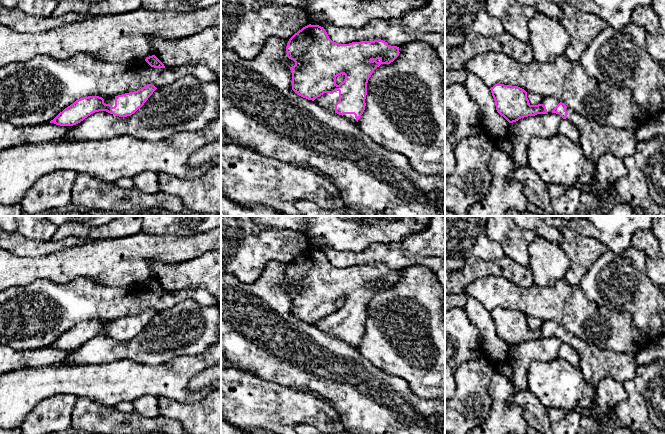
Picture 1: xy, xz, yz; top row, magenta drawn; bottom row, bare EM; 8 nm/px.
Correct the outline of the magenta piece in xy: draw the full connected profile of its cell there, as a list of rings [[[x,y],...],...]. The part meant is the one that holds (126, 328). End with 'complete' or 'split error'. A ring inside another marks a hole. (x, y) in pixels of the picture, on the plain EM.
[[[147,308],[143,312],[115,321],[103,323],[99,320],[88,320],[76,324],[60,336],[50,347],[60,350],[73,350],[91,338],[106,335],[119,341],[127,341],[141,332],[157,312]]] | split error

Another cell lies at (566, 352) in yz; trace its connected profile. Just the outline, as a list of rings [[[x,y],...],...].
[[[563,343],[558,352],[558,358],[566,360],[569,364],[578,368],[580,365],[580,354],[569,344]]]

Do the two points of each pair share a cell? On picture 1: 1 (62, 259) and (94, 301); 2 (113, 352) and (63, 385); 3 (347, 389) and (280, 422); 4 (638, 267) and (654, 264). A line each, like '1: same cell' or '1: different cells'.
1: different cells
2: different cells
3: different cells
4: different cells

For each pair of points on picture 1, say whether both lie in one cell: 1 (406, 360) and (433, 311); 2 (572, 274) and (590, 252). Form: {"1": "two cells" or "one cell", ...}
{"1": "one cell", "2": "one cell"}

